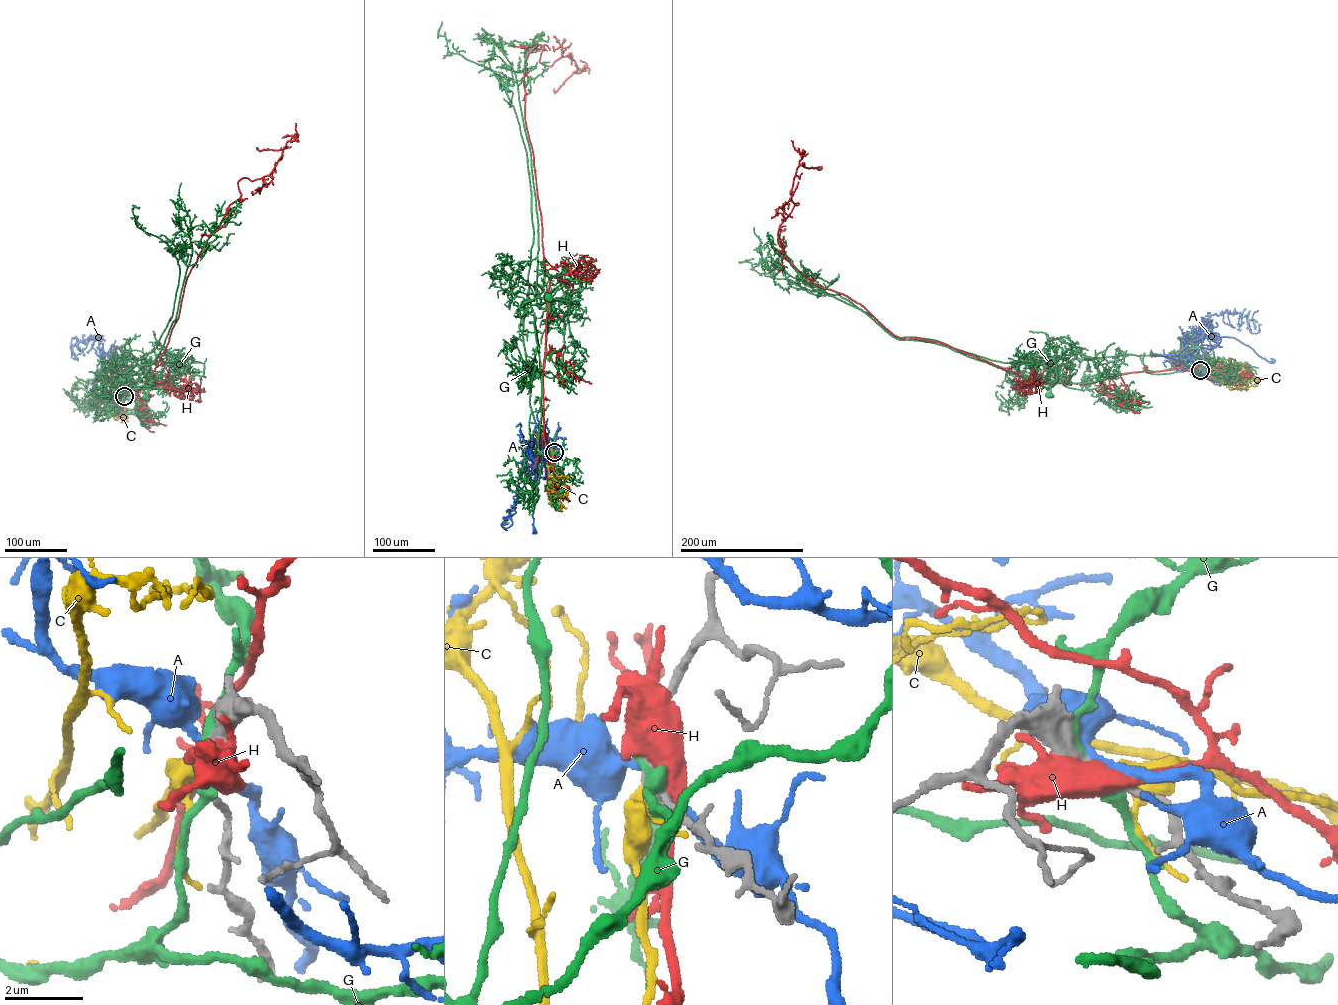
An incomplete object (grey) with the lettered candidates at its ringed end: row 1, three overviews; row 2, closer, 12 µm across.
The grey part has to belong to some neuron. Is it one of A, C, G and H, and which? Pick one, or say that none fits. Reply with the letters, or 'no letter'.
C

